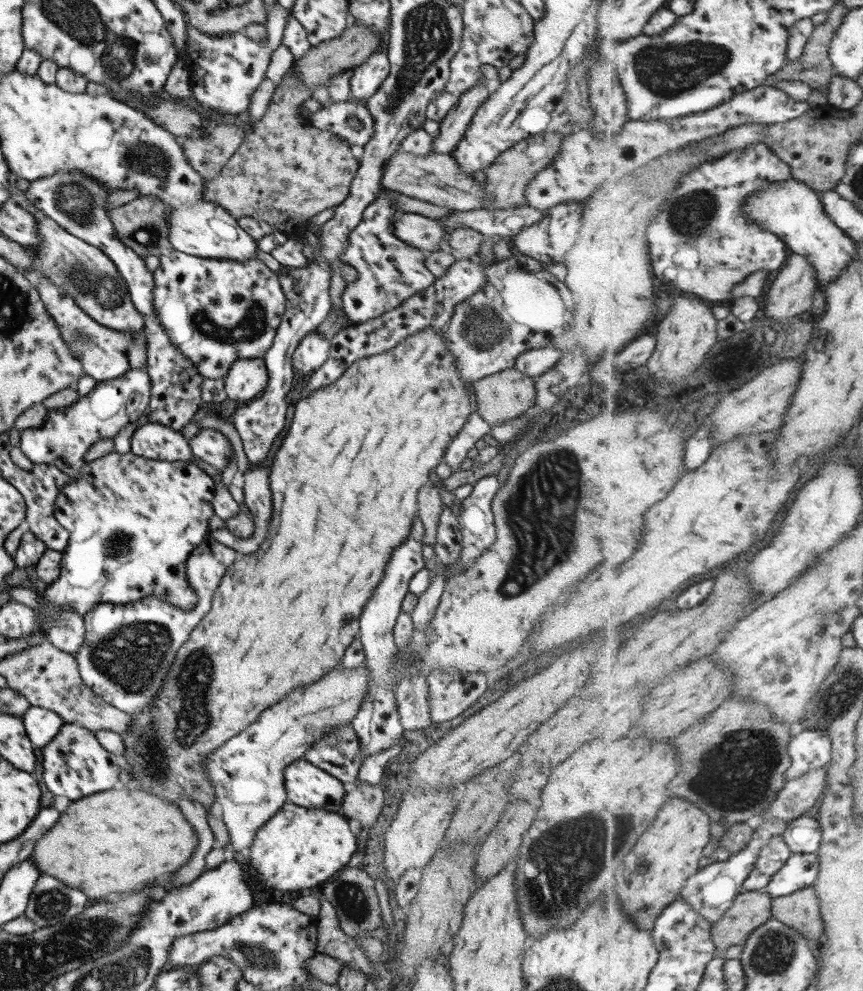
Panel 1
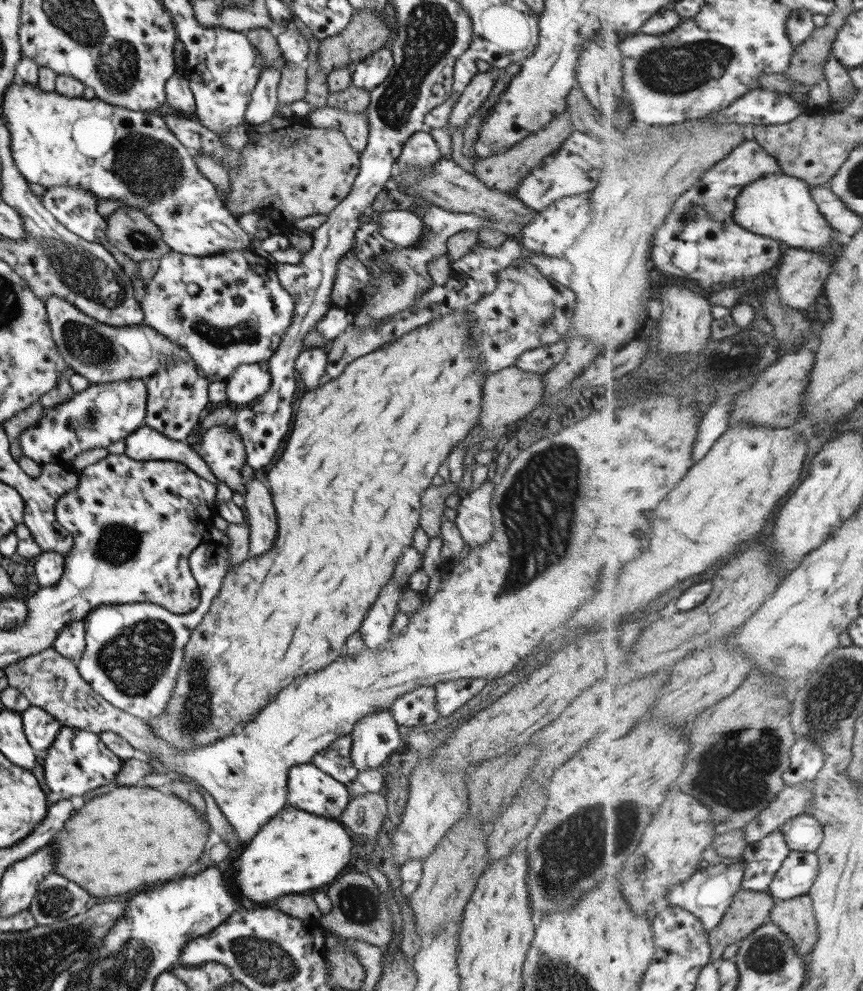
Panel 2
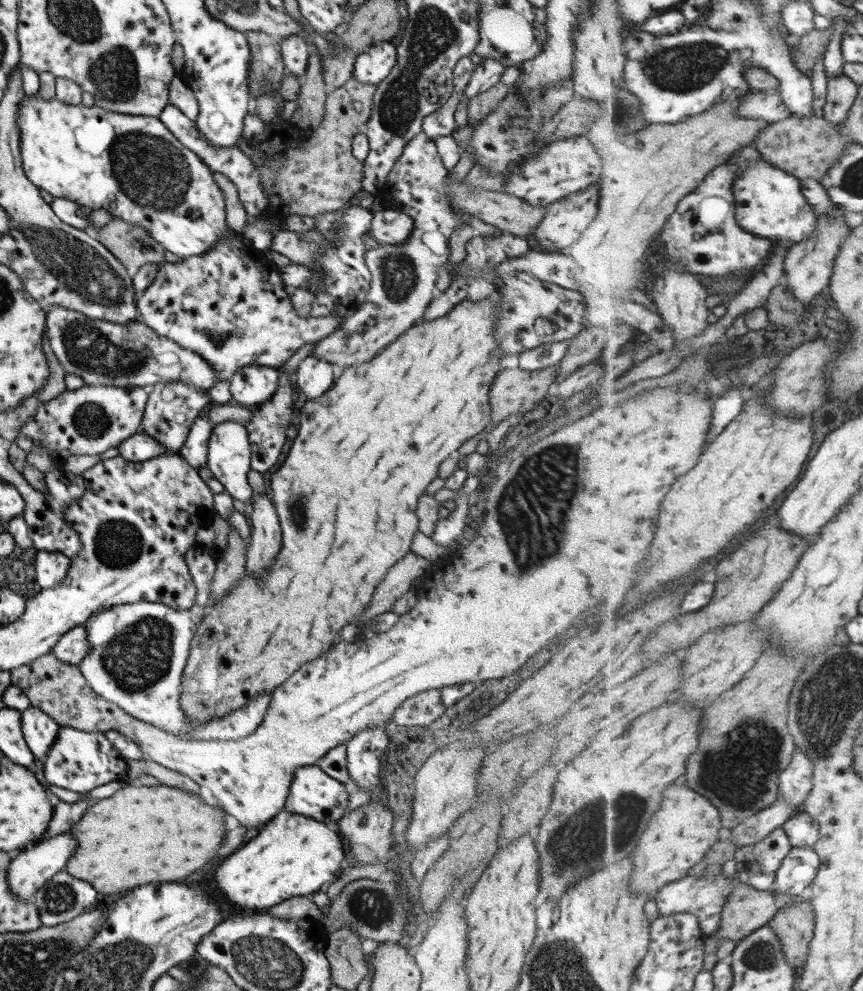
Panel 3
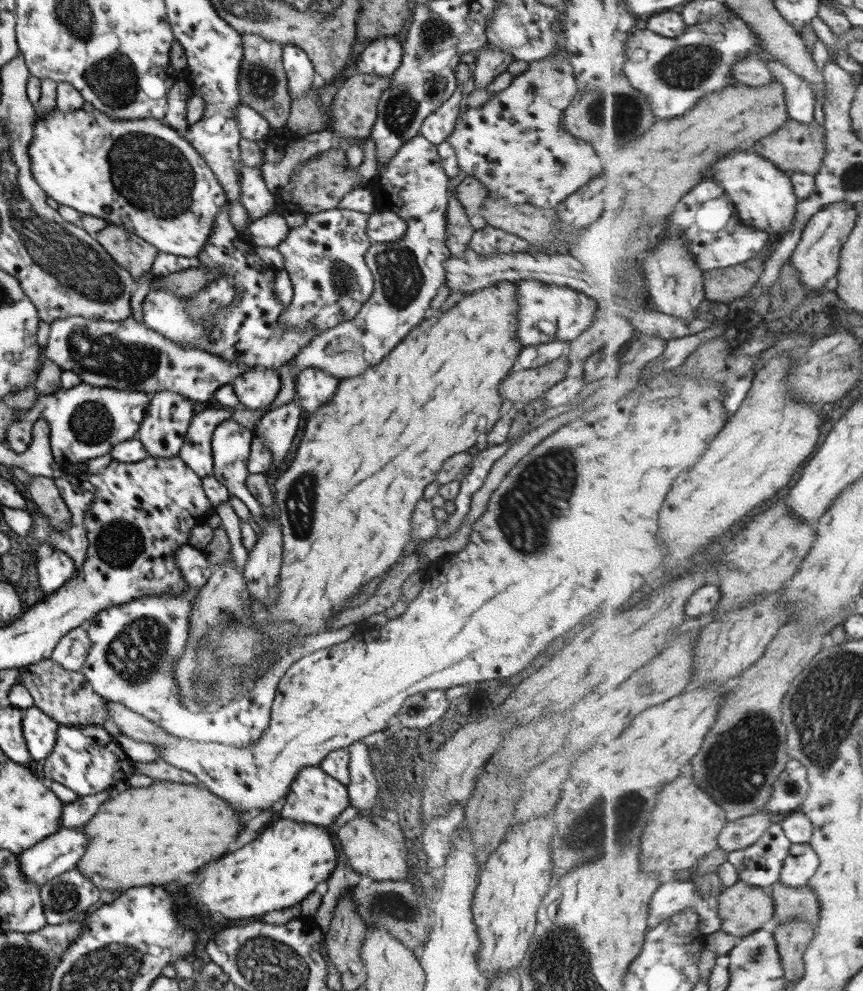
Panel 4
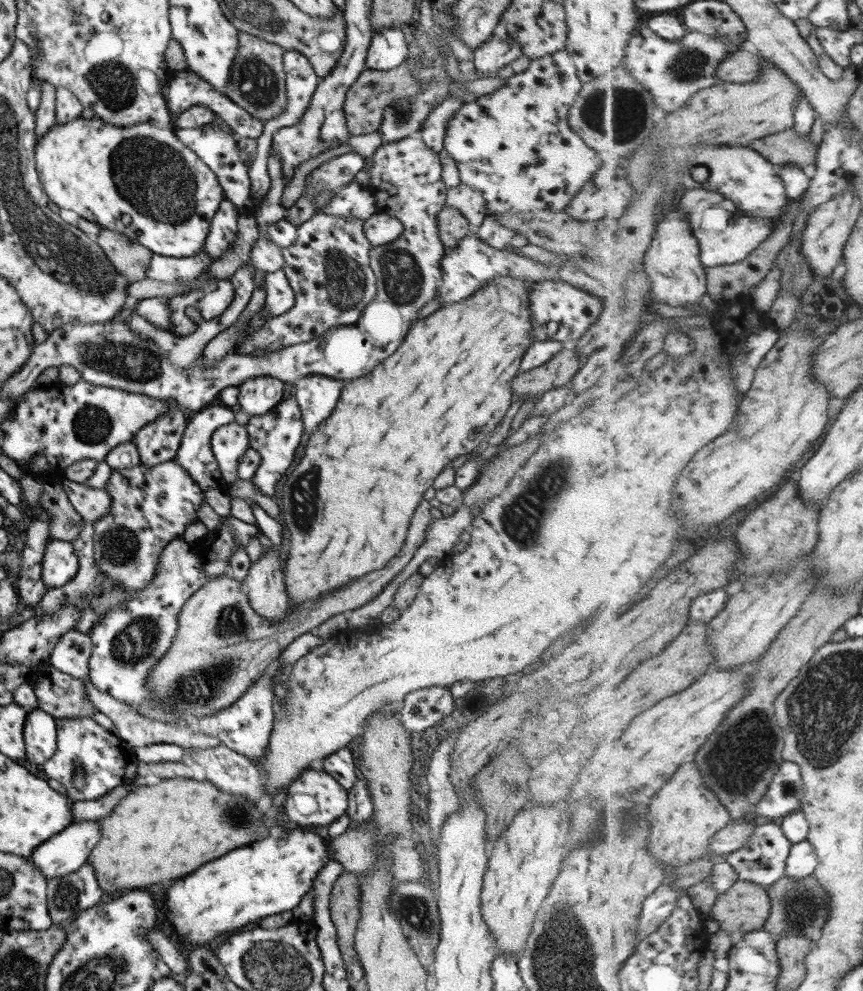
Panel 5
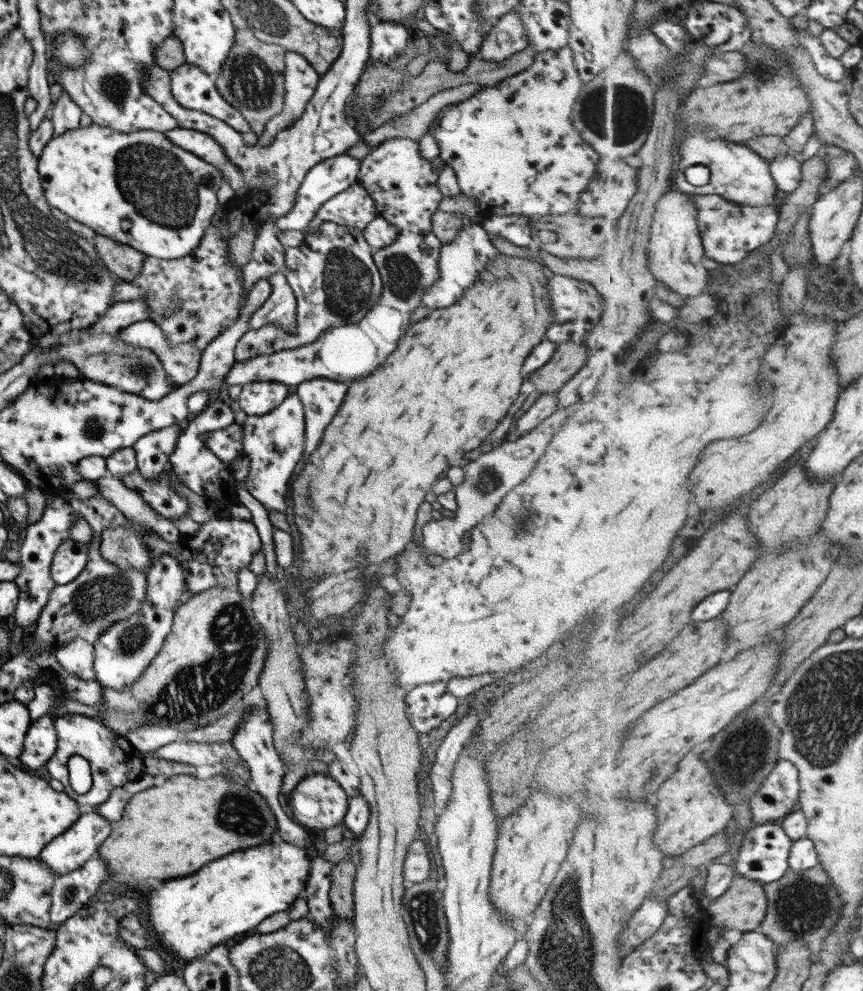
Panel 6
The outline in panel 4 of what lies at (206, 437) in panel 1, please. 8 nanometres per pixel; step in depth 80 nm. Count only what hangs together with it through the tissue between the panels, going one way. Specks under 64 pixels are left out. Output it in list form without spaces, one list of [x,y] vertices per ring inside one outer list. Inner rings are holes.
[[[225,420],[219,423],[215,431],[213,431],[210,439],[210,451],[213,476],[225,486],[230,496],[235,496],[237,500],[241,500],[245,504],[245,507],[250,512],[252,524],[257,525],[264,522],[268,511],[257,503],[257,500],[249,494],[247,486],[245,486],[245,479],[248,475],[245,465],[247,464],[248,451],[250,450],[251,434],[252,431],[249,431],[247,428],[237,425],[231,420]]]

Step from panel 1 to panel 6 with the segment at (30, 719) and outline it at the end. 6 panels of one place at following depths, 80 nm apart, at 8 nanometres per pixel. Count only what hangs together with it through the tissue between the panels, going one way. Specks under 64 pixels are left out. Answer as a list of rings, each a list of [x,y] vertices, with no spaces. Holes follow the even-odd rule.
[[[46,714],[37,720],[31,720],[24,736],[22,751],[18,759],[26,770],[37,770],[45,764],[56,747],[56,734],[53,717]]]

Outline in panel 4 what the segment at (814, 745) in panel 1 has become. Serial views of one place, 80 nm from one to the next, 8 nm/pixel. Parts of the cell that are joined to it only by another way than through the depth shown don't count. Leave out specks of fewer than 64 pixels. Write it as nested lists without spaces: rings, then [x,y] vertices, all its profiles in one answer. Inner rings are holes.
[[[791,759],[780,774],[765,809],[783,814],[796,812],[804,804],[809,789],[807,767],[800,760]]]

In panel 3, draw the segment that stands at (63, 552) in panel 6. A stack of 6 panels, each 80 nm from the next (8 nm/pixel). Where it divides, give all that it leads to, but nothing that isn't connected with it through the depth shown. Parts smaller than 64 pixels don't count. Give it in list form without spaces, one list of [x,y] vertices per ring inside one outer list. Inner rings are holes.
[[[36,552],[33,562],[35,582],[43,588],[51,588],[59,584],[66,575],[70,560],[60,552]]]

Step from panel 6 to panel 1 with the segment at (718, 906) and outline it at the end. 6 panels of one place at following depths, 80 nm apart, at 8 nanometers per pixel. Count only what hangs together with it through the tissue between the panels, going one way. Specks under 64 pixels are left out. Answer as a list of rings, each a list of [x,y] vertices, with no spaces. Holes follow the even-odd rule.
[[[745,890],[732,909],[712,926],[712,937],[718,951],[744,945],[749,935],[772,919],[774,899],[764,891]]]

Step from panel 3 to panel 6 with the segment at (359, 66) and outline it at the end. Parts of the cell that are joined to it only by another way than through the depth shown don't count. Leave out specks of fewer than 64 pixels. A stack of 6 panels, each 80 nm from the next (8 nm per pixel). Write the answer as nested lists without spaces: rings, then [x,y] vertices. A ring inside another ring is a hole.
[[[374,21],[369,28],[368,56],[386,63],[406,47],[407,30],[399,21]]]

